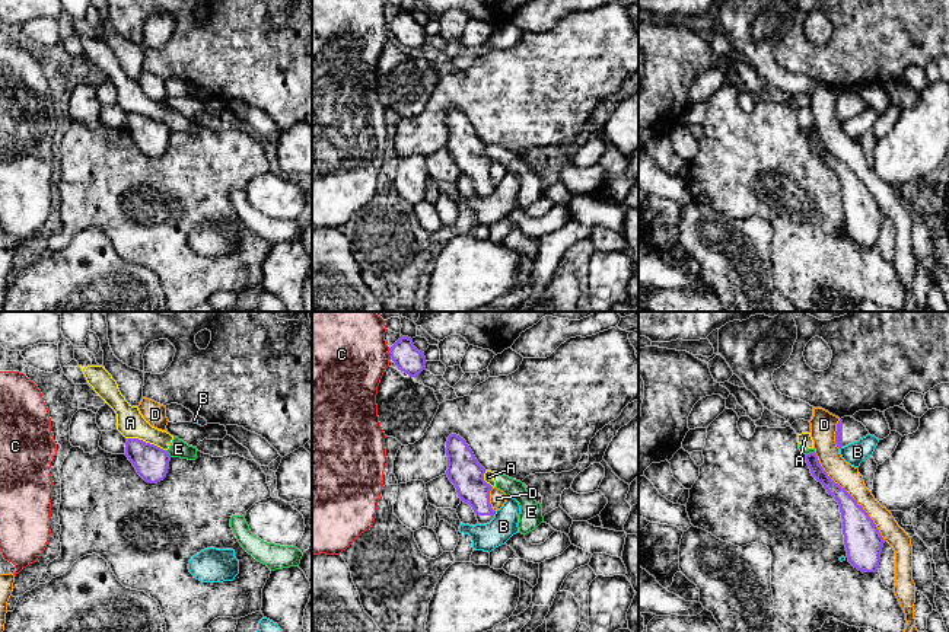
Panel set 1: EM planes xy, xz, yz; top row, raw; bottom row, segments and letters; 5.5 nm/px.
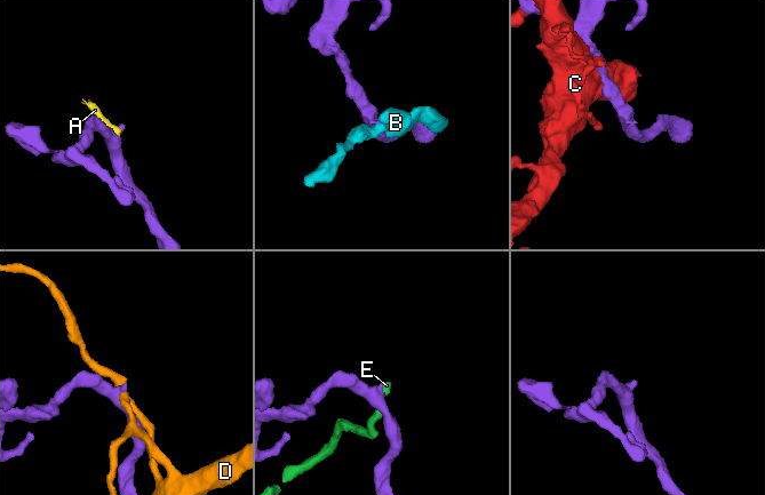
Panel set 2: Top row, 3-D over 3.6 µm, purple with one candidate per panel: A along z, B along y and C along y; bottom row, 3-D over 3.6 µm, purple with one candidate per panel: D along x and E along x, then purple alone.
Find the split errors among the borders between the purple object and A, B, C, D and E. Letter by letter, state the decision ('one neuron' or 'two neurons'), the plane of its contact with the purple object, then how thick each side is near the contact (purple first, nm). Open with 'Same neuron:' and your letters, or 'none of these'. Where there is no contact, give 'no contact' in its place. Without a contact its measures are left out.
Same neuron: none of these
A: two neurons; meets purple in xy; 190 nm thick on the purple side, 160 nm on the other
B: two neurons; meets purple in xz; 180 nm thick on the purple side, 150 nm on the other
C: two neurons; meets purple in xz; 150 nm thick on the purple side, 420 nm on the other
D: two neurons; meets purple in yz; 200 nm thick on the purple side, 140 nm on the other
E: two neurons; meets purple in xy; 190 nm thick on the purple side, 100 nm on the other

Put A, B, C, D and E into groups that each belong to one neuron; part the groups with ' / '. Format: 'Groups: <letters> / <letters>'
Groups: A E / B / C / D

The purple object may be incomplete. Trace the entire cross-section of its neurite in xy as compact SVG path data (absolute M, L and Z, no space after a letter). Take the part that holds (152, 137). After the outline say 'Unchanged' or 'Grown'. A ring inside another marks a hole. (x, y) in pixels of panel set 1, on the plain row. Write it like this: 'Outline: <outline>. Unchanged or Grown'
Outline: M127 112L125 130L146 156L157 157L166 151L171 135L166 124L138 112Z. Unchanged

